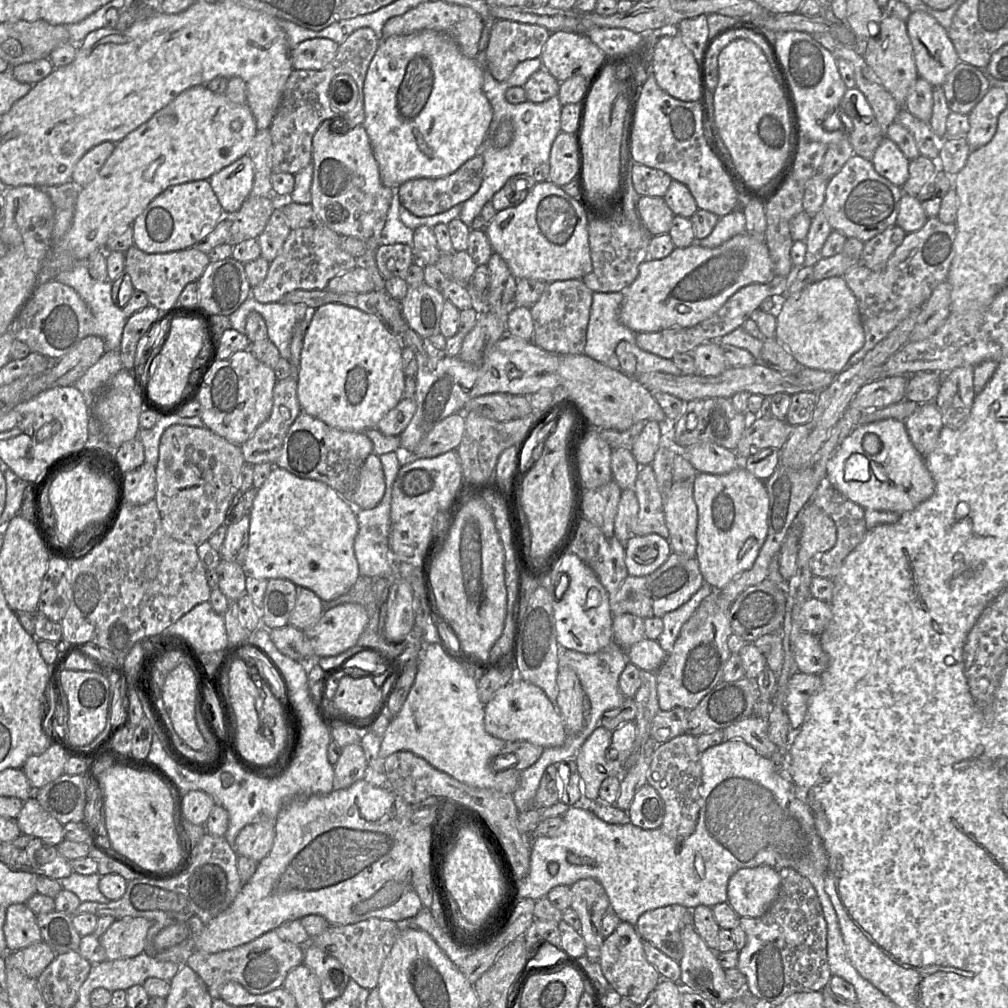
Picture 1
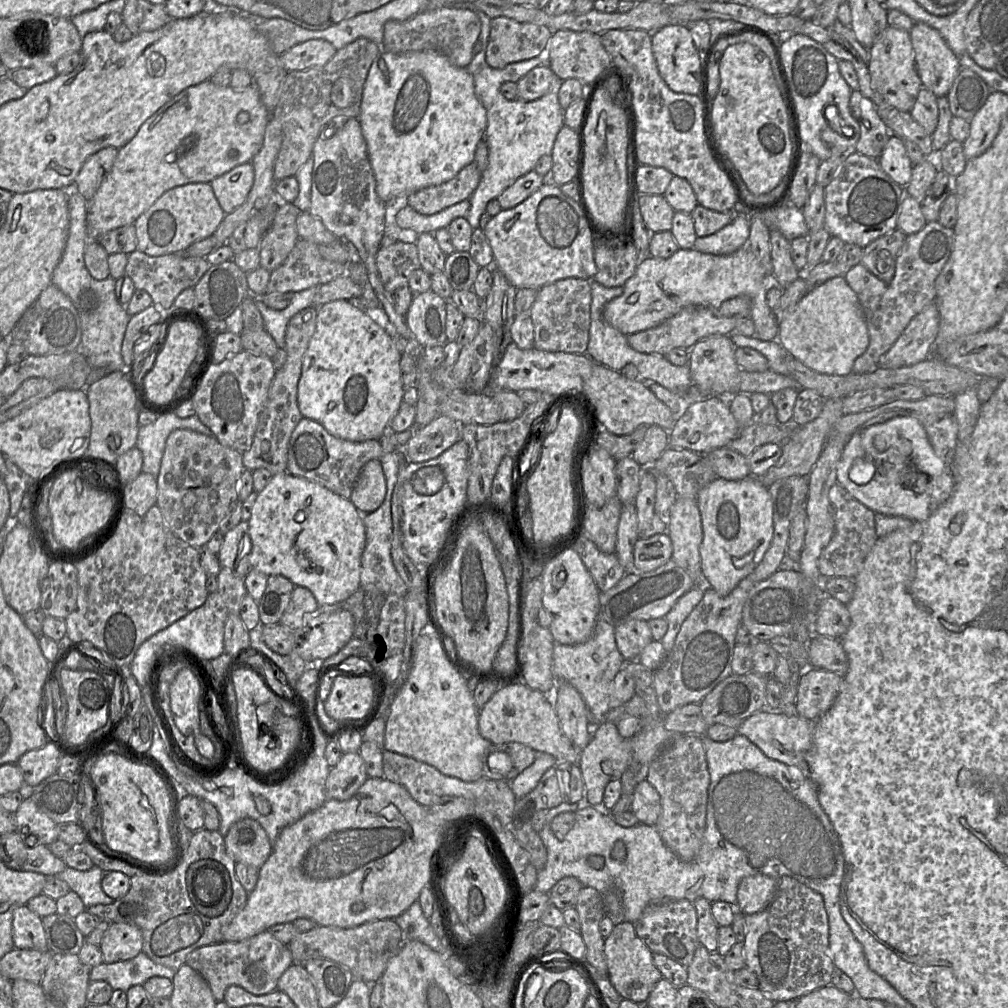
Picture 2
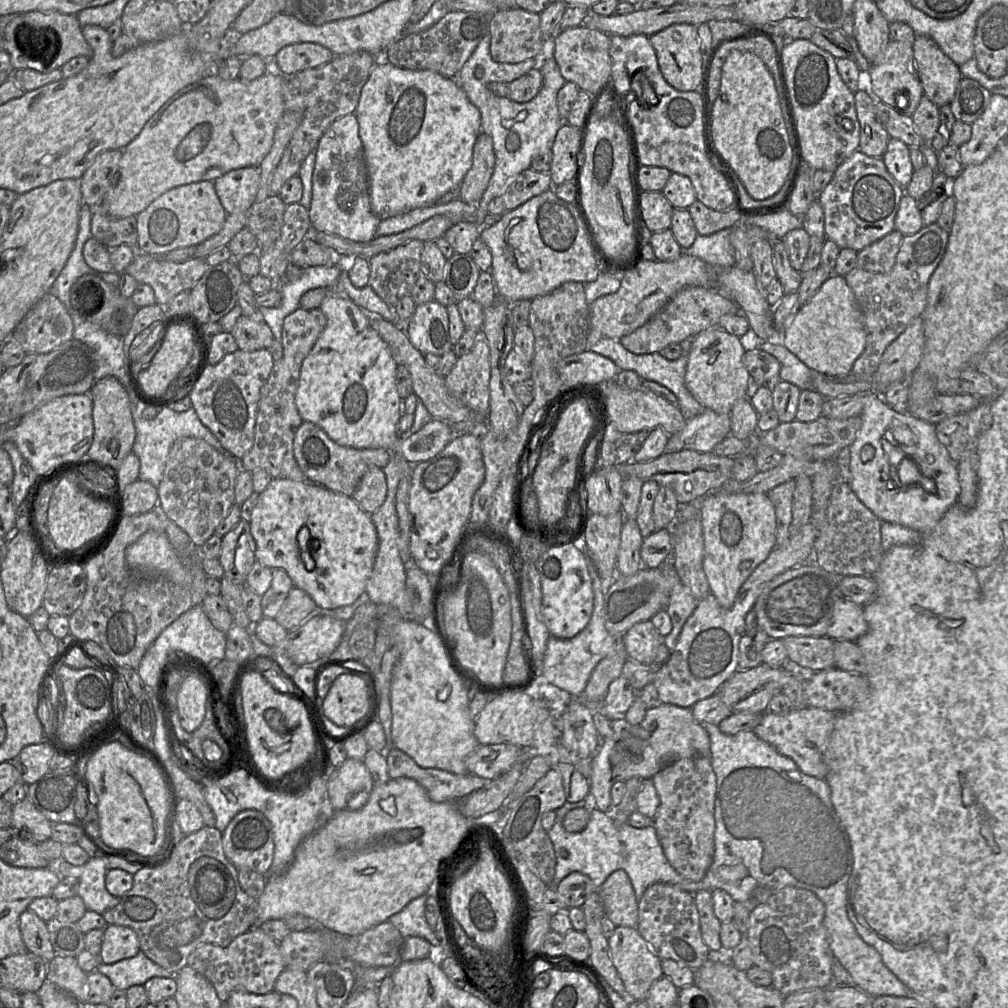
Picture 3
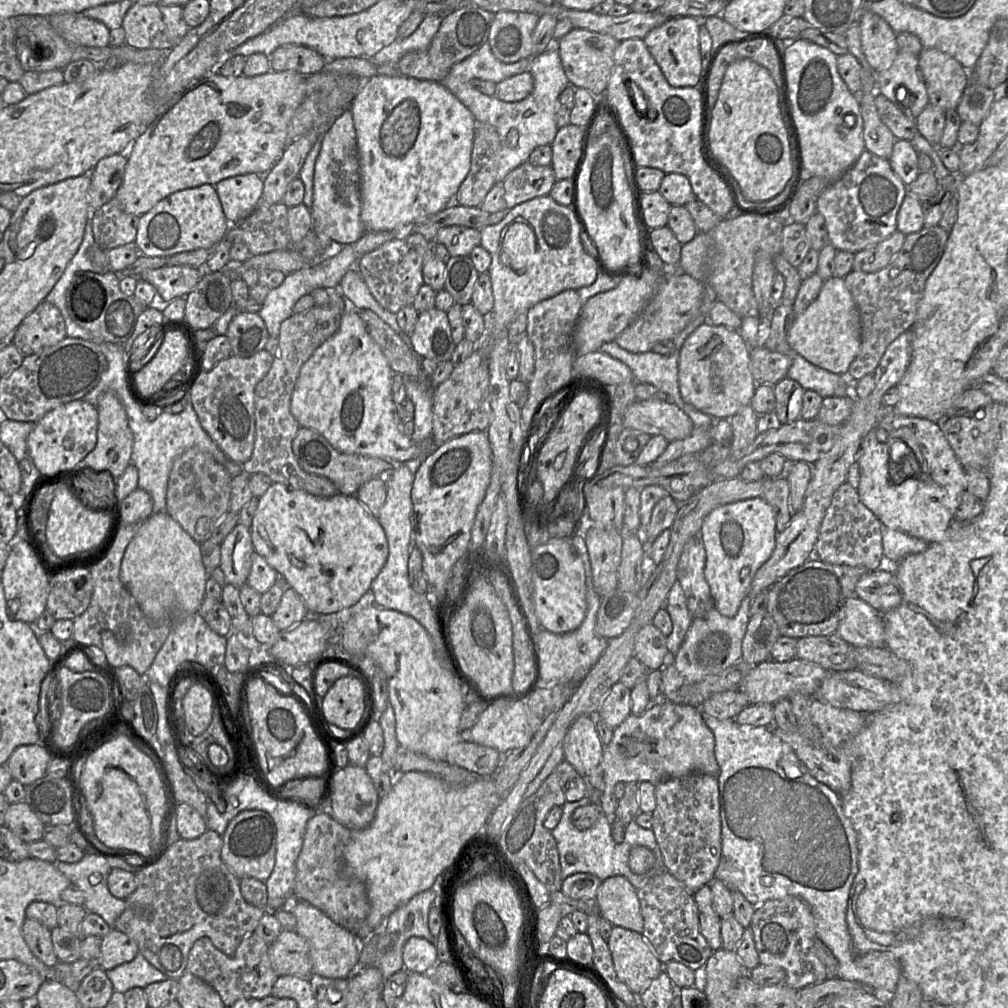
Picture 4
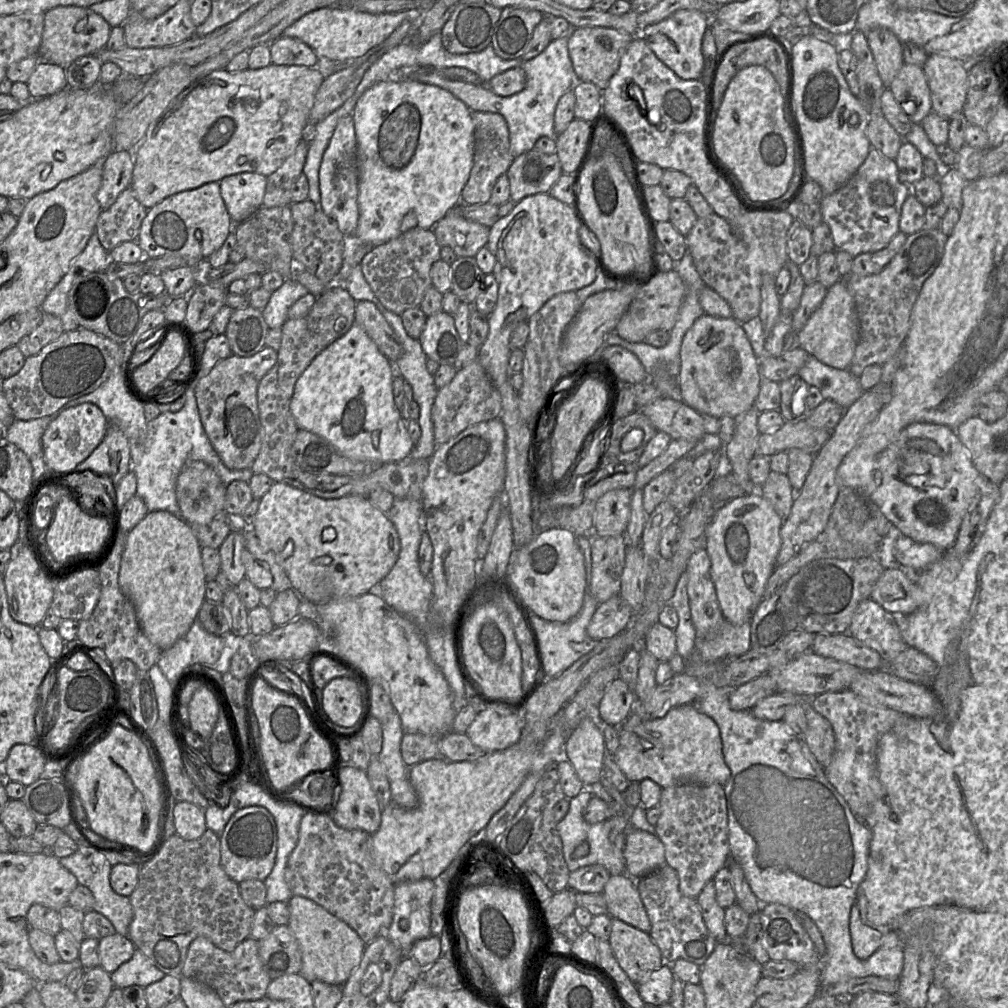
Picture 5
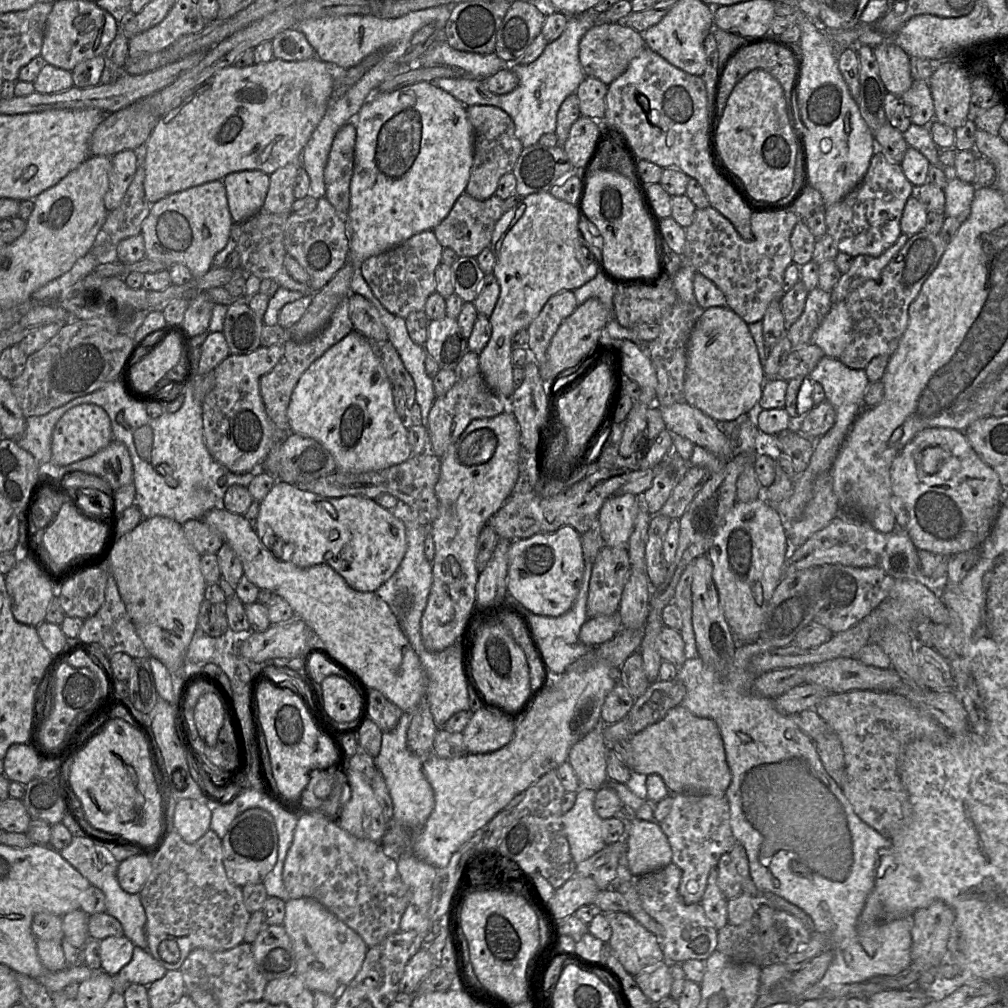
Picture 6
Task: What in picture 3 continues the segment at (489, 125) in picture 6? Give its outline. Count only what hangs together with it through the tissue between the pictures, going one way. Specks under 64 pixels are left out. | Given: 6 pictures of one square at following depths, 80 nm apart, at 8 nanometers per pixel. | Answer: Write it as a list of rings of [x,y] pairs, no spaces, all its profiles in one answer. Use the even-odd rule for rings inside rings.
[[[481,132],[473,148],[473,164],[459,186],[459,197],[469,204],[477,204],[485,192],[495,165],[492,138]]]

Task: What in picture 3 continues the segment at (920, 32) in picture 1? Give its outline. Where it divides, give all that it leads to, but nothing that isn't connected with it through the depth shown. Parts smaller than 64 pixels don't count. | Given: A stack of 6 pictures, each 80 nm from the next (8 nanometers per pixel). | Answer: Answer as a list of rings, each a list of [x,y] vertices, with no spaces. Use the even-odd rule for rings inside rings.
[[[916,35],[913,53],[924,95],[939,108],[950,105],[962,78],[959,67],[927,36]]]

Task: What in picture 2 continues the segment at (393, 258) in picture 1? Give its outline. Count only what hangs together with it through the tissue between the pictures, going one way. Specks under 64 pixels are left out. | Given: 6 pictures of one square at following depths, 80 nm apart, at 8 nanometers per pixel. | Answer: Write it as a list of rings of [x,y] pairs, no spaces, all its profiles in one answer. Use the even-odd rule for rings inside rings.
[[[396,242],[380,247],[376,265],[381,283],[388,292],[408,286],[411,273],[420,268],[416,243]]]

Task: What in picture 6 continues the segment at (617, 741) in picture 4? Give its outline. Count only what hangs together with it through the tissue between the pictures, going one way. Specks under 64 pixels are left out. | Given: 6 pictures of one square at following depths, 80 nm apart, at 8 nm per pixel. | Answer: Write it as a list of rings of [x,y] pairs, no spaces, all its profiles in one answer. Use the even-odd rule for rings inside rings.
[[[679,705],[670,709],[663,719],[634,735],[629,743],[633,750],[631,772],[659,775],[669,794],[726,796],[731,772],[719,729],[713,720],[697,717]]]

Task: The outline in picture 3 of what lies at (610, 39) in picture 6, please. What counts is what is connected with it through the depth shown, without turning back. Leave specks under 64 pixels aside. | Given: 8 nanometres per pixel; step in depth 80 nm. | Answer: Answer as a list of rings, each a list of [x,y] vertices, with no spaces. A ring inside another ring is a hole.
[[[583,25],[560,30],[548,44],[548,54],[557,62],[566,81],[595,96],[611,85],[612,59],[609,54],[610,35]]]

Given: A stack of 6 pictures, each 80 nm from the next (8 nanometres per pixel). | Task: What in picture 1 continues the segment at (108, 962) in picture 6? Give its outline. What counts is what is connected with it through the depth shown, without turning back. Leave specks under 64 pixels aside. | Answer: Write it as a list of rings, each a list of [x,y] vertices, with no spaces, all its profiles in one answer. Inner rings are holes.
[[[143,917],[116,920],[100,937],[107,959],[128,959],[145,952],[149,928],[149,920]]]

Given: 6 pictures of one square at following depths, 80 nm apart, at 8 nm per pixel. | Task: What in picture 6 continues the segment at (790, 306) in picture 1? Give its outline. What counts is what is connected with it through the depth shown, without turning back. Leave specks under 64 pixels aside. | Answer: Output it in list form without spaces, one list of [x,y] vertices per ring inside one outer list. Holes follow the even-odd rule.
[[[846,301],[832,303],[819,327],[811,338],[811,344],[821,348],[827,357],[838,358],[852,340],[852,319]]]

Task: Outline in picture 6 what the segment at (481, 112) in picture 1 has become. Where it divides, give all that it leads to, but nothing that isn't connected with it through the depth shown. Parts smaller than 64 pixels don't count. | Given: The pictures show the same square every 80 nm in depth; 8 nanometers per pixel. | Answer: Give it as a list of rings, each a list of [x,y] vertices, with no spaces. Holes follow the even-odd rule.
[[[420,81],[392,92],[375,92],[361,107],[356,121],[354,172],[350,184],[349,261],[327,285],[313,293],[312,301],[301,319],[289,331],[289,337],[304,341],[319,333],[329,322],[341,300],[349,296],[356,269],[372,257],[404,243],[412,236],[433,230],[450,213],[457,199],[466,192],[474,162],[473,127],[463,102],[434,82]]]

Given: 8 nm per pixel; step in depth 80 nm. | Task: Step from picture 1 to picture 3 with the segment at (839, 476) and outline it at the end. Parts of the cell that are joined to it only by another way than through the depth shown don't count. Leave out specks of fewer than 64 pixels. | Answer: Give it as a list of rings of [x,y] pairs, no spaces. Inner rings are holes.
[[[868,392],[864,394],[864,407],[859,416],[862,420],[862,426],[858,431],[855,440],[849,446],[850,461],[848,467],[848,483],[850,484],[853,492],[856,494],[858,499],[881,521],[902,525],[916,530],[921,534],[930,530],[940,521],[948,510],[959,504],[958,499],[960,495],[960,483],[956,463],[949,456],[945,446],[938,440],[935,425],[916,418],[908,412],[894,410],[879,394],[875,392]]]

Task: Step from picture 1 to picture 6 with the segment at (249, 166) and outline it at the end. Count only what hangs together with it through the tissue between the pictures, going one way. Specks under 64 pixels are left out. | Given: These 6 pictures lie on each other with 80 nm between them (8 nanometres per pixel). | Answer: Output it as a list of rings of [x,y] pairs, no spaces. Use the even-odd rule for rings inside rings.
[[[244,170],[226,175],[222,181],[234,223],[243,223],[262,210],[270,175],[260,170]]]

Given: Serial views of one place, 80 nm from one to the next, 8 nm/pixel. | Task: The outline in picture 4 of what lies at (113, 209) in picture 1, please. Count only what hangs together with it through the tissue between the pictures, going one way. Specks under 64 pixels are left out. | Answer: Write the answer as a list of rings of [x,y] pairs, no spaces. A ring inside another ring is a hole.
[[[211,71],[177,94],[147,129],[131,144],[116,198],[126,213],[141,216],[170,194],[203,184],[216,185],[223,179],[247,173],[266,175],[287,147],[291,119],[306,98],[306,76],[294,71],[273,71],[247,77],[224,76]]]

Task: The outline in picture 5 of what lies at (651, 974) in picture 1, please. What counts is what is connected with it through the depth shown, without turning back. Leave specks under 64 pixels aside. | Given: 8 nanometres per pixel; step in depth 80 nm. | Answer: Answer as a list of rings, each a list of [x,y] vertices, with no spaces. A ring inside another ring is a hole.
[[[617,918],[611,919],[608,943],[620,967],[635,984],[643,982],[664,963],[661,952],[649,933]]]

